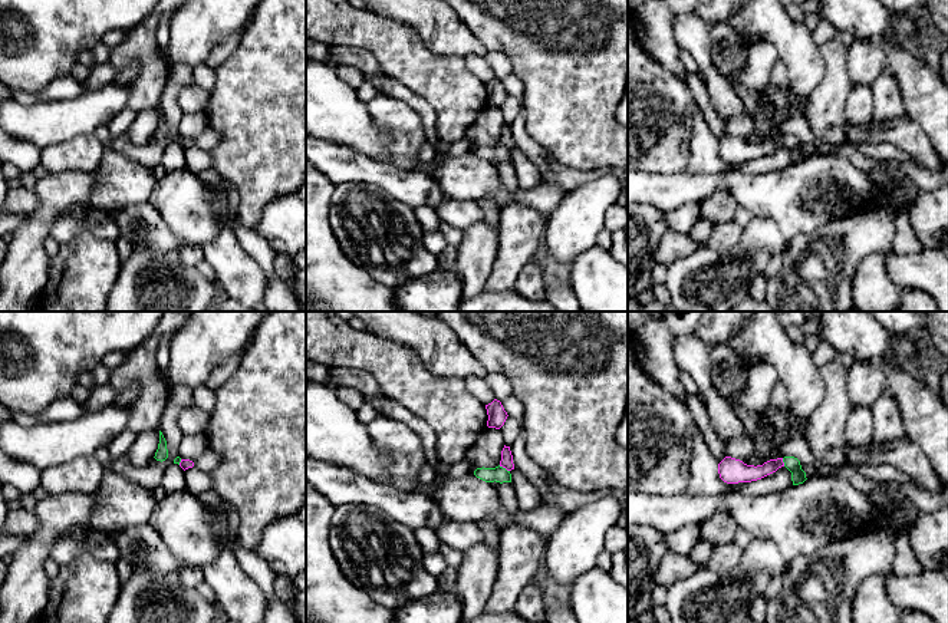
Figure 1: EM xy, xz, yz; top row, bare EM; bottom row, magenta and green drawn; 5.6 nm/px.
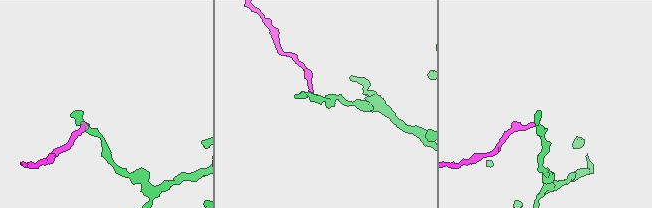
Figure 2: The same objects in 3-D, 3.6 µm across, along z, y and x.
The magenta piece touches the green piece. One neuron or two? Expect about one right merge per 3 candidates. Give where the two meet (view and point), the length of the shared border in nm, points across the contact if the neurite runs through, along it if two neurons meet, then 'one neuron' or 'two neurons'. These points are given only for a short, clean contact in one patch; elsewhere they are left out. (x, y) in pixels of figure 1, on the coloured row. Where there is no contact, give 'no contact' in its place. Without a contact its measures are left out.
meets magenta in xz at (504, 467); contact 70 nm long; border along xz (499, 465), (509, 471); two neurons

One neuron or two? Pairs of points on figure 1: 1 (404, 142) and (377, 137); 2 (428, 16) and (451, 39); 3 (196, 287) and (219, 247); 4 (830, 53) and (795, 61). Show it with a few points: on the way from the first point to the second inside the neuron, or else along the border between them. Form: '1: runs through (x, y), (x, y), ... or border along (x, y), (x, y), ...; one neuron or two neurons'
1: border along (369, 114), (391, 134), (389, 162); two neurons
2: runs through (435, 17), (444, 32); one neuron
3: border along (216, 279), (223, 293); two neurons
4: border along (819, 46), (825, 76), (815, 88); two neurons

